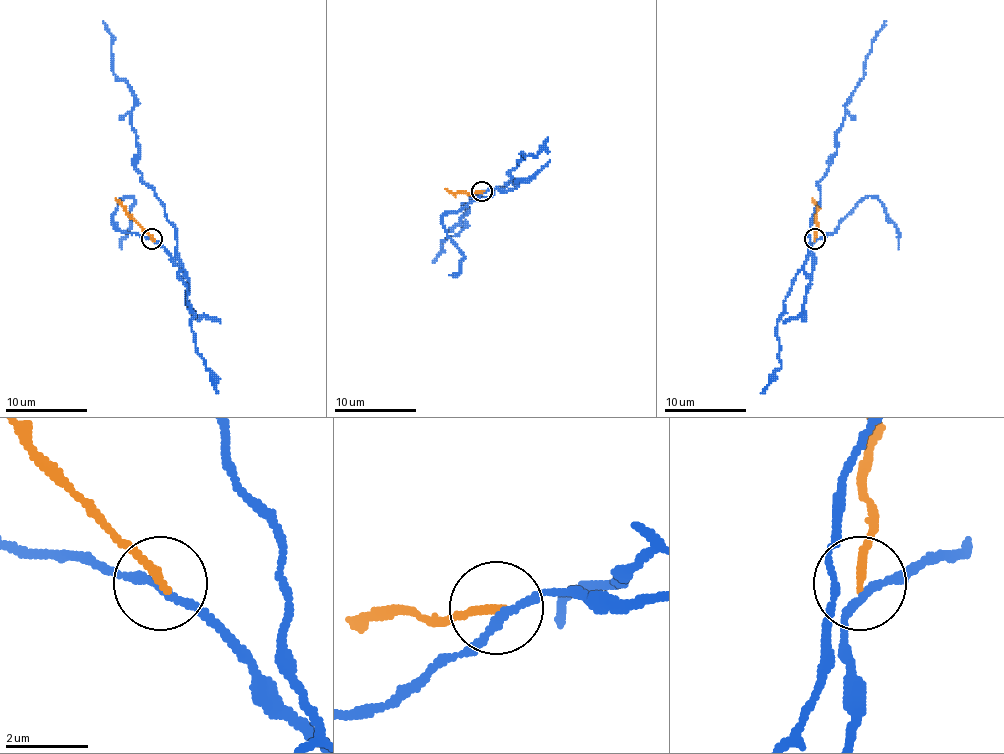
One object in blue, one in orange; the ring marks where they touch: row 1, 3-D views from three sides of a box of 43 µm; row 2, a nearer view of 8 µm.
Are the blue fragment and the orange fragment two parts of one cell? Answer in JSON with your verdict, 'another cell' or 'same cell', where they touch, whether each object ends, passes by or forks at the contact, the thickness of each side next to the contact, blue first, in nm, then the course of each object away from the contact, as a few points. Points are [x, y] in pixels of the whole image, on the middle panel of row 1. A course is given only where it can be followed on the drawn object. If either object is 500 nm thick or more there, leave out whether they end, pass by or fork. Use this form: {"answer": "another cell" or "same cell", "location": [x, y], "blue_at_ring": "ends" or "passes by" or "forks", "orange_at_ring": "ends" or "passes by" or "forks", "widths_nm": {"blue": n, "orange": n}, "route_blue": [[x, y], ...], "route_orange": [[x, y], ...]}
{"answer": "another cell", "location": [481, 191], "blue_at_ring": "passes by", "orange_at_ring": "ends", "widths_nm": {"blue": 170, "orange": 200}, "route_blue": [[482, 193], [511, 191], [515, 180], [488, 197], [474, 195], [461, 217], [463, 228], [443, 240], [432, 262]], "route_orange": [[482, 191], [449, 193], [445, 188]]}

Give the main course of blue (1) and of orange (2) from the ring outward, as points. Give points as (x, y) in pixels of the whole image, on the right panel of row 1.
1: (816, 239), (810, 274), (804, 272), (818, 181), (837, 150), (837, 132), (872, 39), (886, 21)
2: (814, 239), (816, 202), (812, 198)

